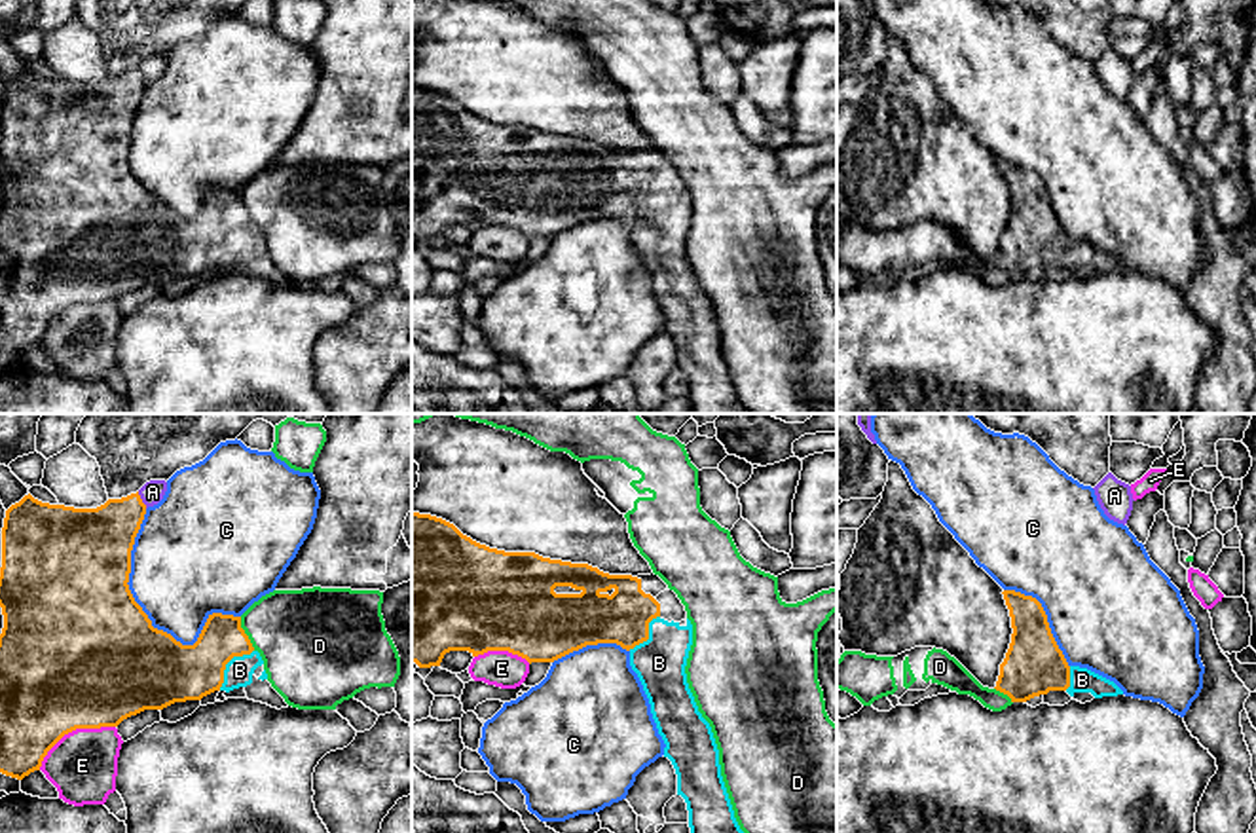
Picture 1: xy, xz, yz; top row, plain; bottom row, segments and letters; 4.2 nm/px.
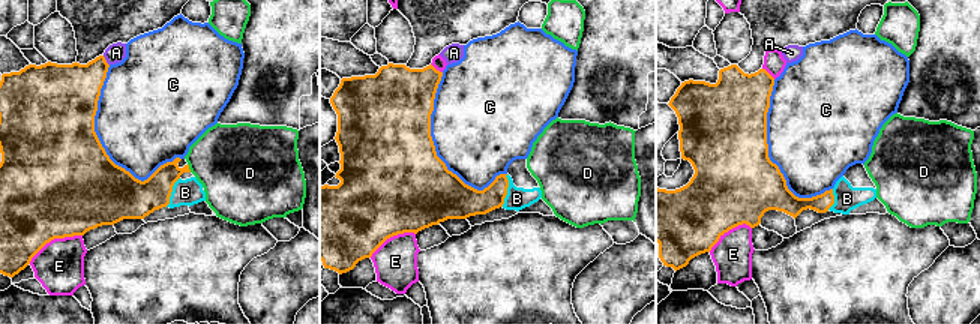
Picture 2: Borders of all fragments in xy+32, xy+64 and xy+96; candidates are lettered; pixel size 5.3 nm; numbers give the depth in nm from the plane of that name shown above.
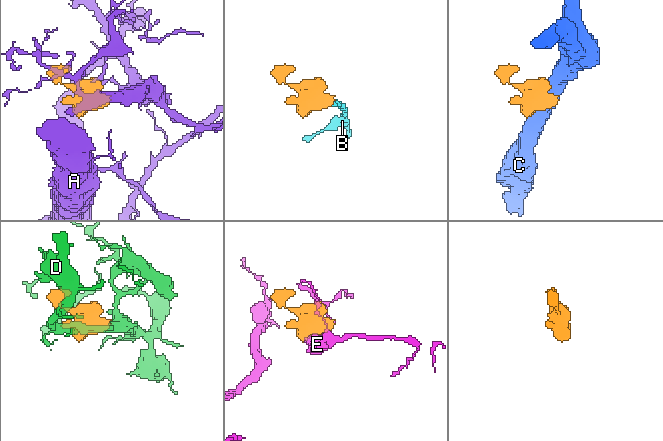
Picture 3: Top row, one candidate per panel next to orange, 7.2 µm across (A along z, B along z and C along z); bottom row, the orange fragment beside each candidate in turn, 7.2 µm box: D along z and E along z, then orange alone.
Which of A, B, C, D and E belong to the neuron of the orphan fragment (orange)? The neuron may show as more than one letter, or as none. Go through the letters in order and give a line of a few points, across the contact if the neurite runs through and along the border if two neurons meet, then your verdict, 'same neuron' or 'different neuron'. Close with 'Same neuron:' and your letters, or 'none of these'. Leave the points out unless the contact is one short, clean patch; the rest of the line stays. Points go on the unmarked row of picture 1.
A: different neuron
B: line xy (169, 247), (226, 238), (240, 245); same neuron
C: different neuron
D: different neuron
E: different neuron
Same neuron: B

